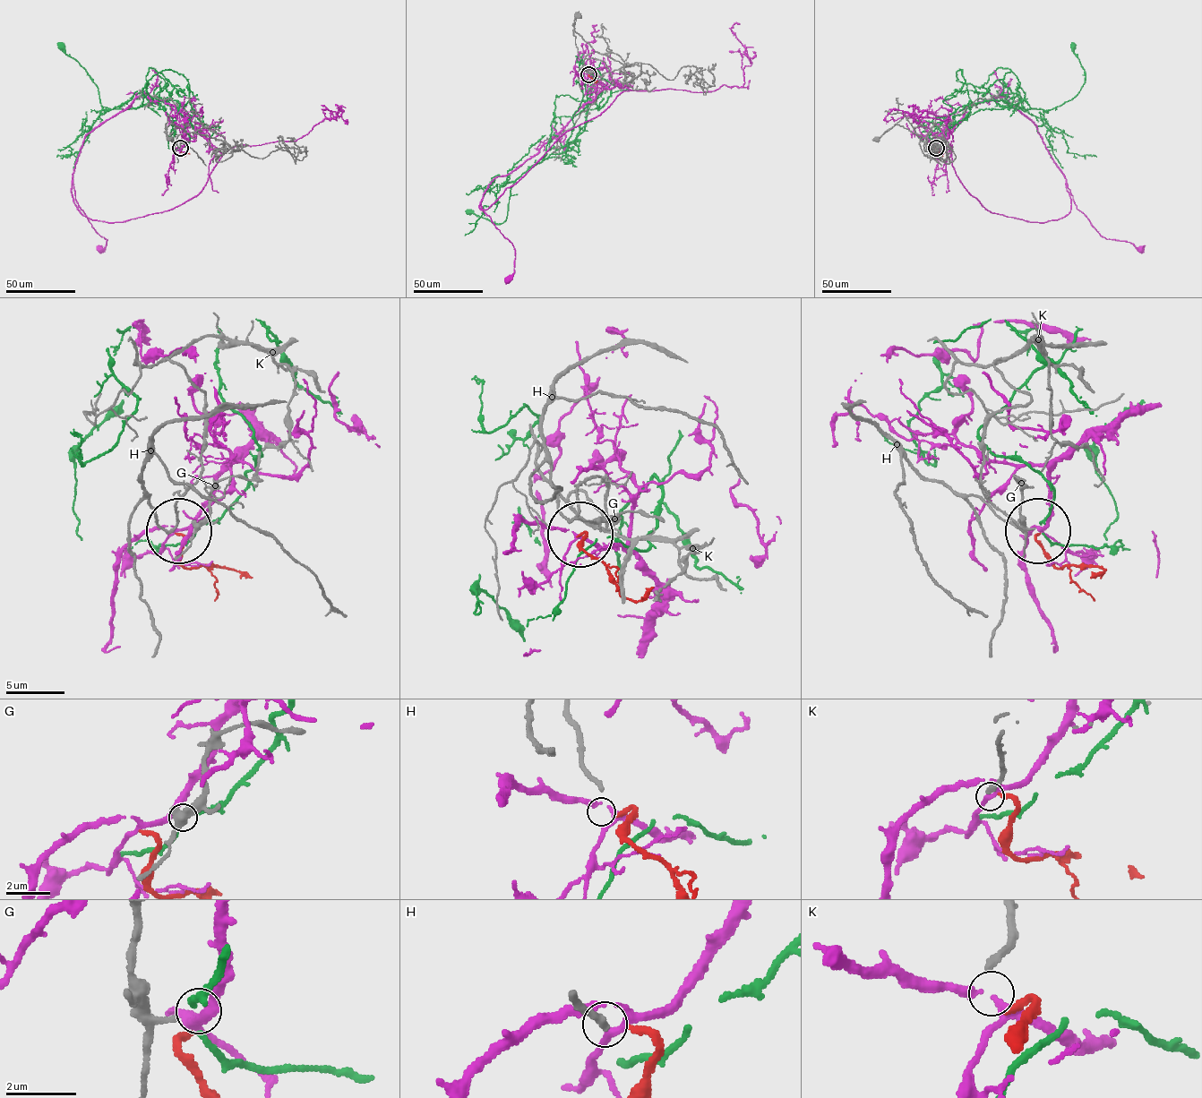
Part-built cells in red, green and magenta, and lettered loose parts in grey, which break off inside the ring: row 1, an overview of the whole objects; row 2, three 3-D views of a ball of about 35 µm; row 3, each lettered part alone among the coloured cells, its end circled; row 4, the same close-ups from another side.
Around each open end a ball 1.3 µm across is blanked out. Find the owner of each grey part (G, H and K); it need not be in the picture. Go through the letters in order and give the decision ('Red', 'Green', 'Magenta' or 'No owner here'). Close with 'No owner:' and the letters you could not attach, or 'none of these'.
G: No owner here
H: Red
K: No owner here
No owner: G, K

